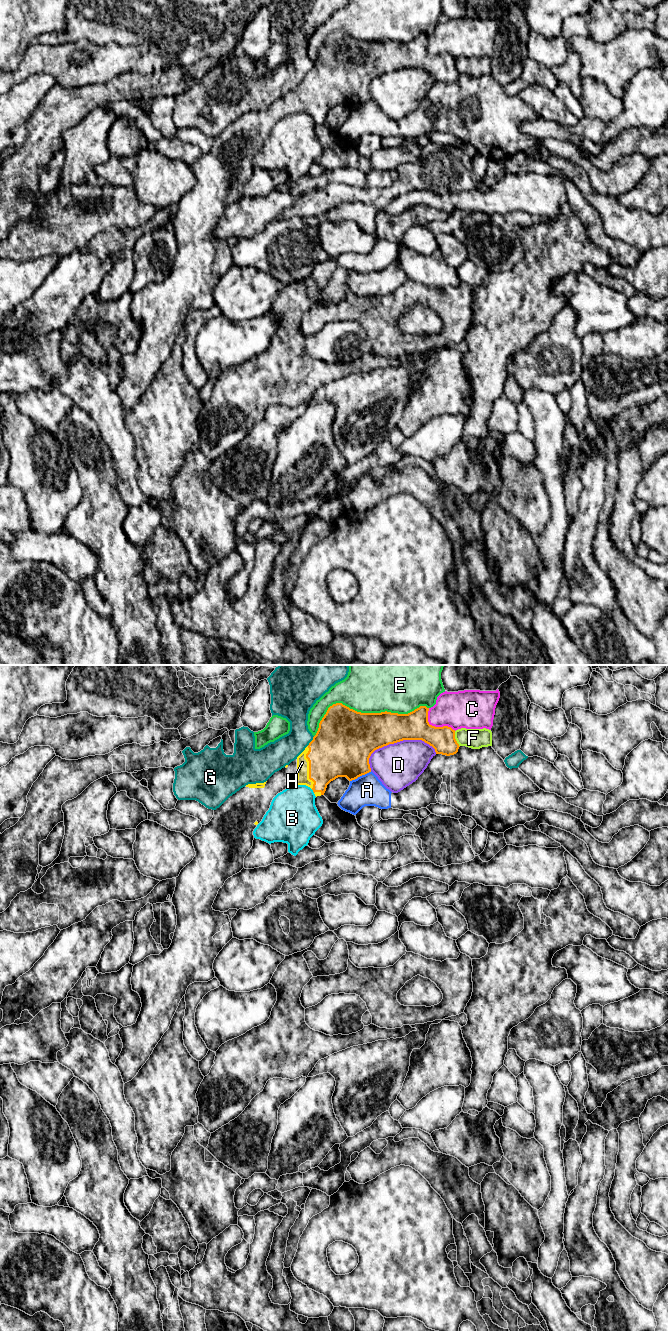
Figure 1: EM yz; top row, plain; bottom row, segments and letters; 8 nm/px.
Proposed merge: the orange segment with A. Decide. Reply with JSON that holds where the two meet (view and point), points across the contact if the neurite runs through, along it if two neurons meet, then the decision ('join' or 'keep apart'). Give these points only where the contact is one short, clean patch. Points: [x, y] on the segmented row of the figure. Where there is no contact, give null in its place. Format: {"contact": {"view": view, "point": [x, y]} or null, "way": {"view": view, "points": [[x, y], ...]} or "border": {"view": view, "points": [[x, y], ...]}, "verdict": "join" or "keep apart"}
{"contact": {"view": "yz", "point": [360, 775]}, "border": {"view": "yz", "points": [[371, 771], [350, 781]]}, "verdict": "keep apart"}

